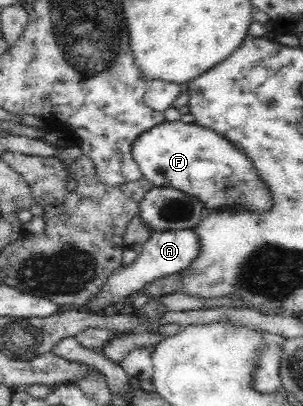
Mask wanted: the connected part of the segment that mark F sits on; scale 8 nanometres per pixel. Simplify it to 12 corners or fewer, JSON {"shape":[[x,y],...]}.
{"shape":[[181,120],[139,134],[154,187],[204,210],[271,209],[255,166],[217,131]]}

